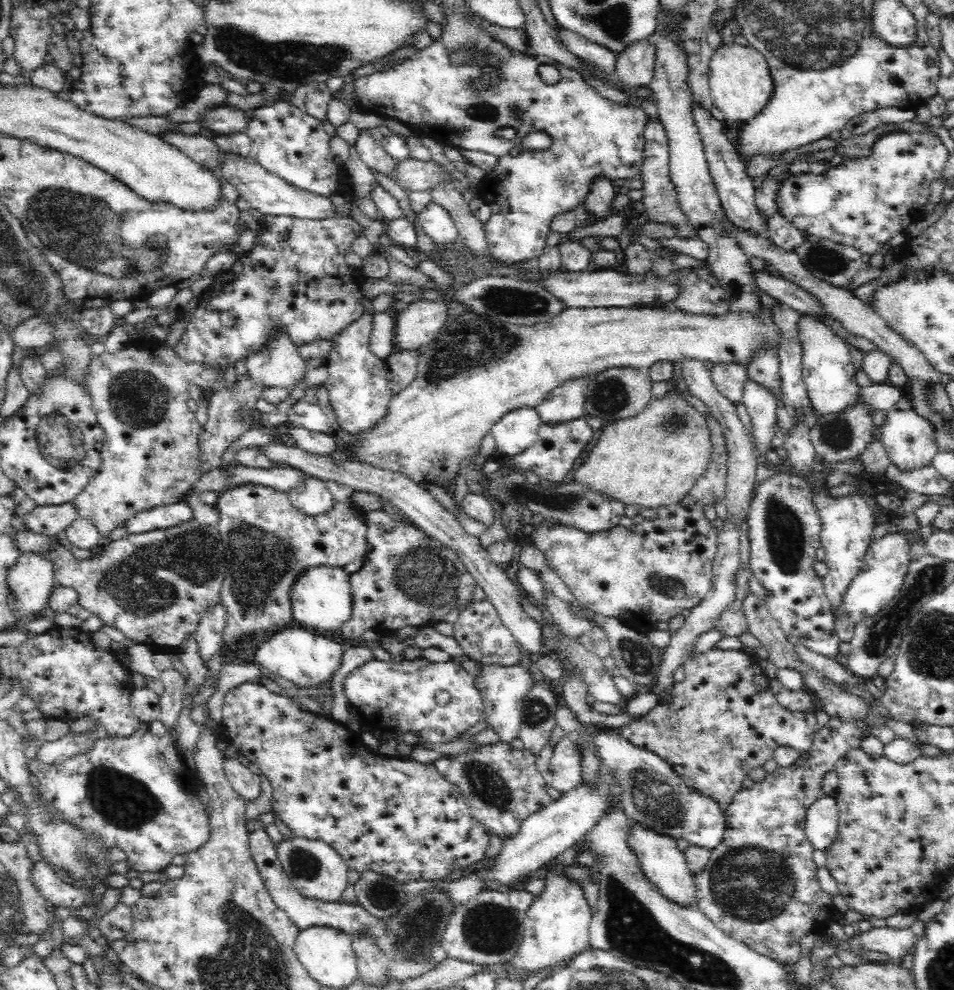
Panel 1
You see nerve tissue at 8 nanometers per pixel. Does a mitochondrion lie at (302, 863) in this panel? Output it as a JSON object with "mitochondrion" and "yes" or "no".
{"mitochondrion":"yes"}

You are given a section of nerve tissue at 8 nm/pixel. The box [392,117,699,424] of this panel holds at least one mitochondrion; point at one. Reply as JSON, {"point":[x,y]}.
{"point":[480,342]}

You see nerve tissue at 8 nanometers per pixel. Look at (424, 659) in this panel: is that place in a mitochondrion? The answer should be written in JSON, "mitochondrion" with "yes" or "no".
{"mitochondrion":"no"}

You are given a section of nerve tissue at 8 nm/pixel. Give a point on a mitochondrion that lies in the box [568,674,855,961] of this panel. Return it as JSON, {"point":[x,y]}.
{"point":[750,883]}

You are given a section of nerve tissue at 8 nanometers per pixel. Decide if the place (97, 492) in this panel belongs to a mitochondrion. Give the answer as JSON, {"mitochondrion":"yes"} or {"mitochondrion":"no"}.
{"mitochondrion":"no"}

